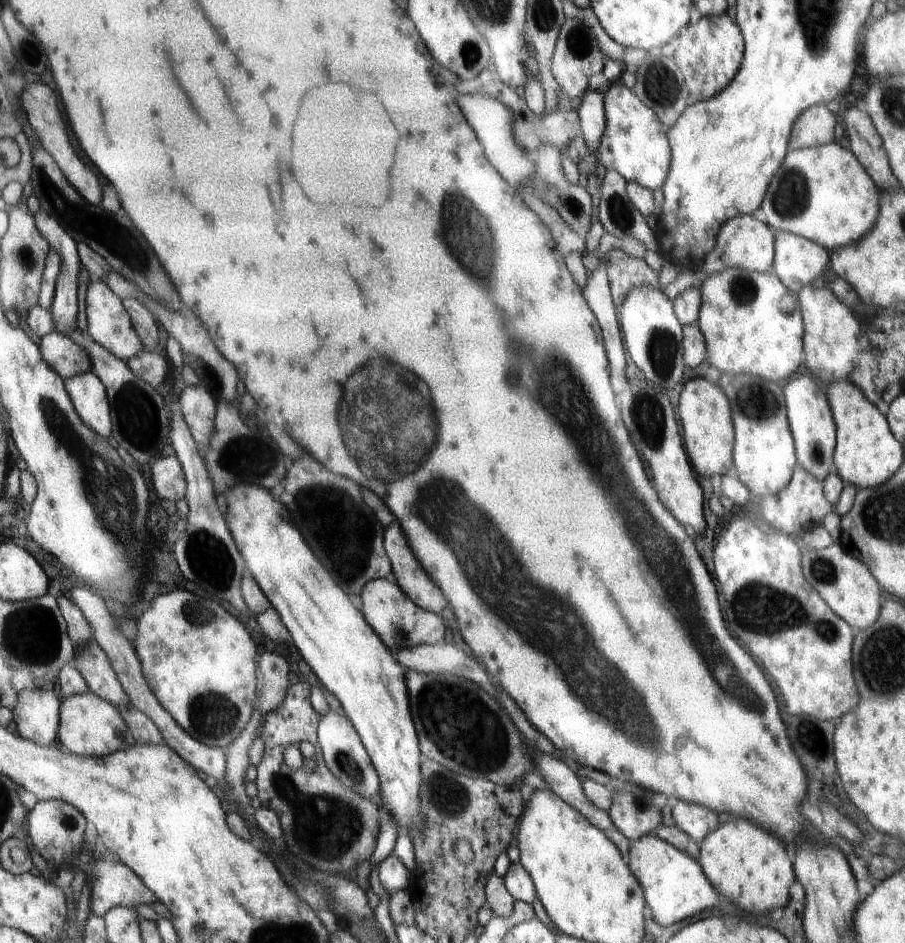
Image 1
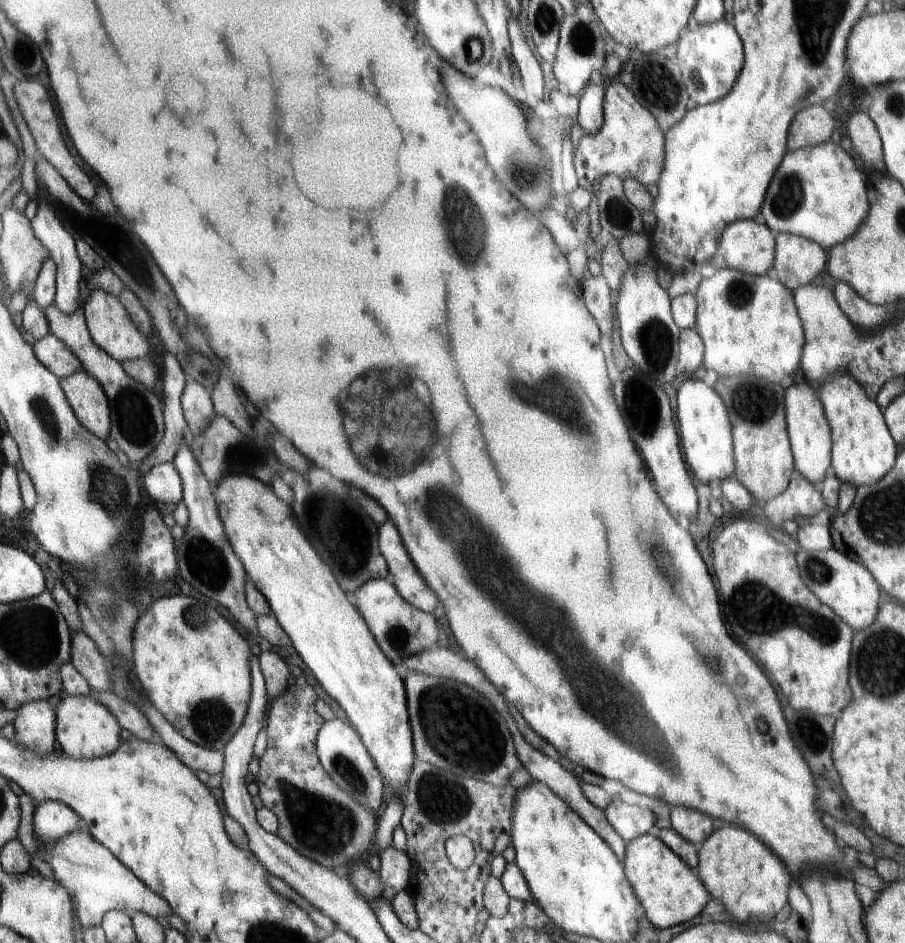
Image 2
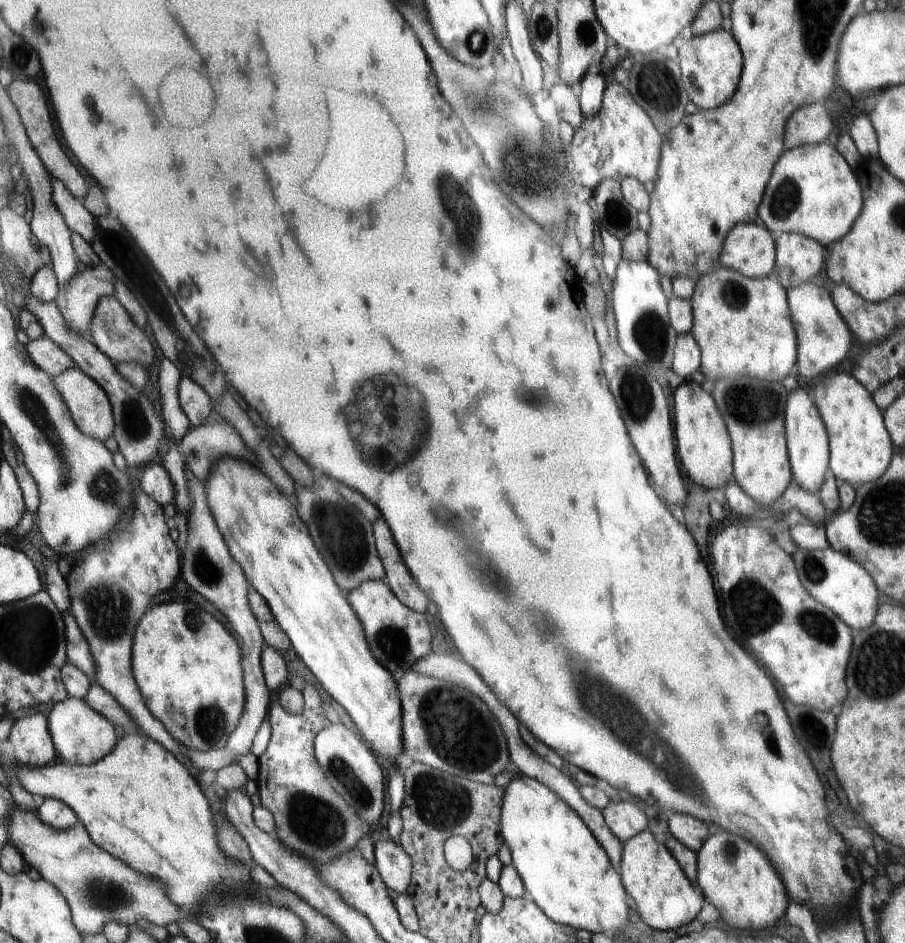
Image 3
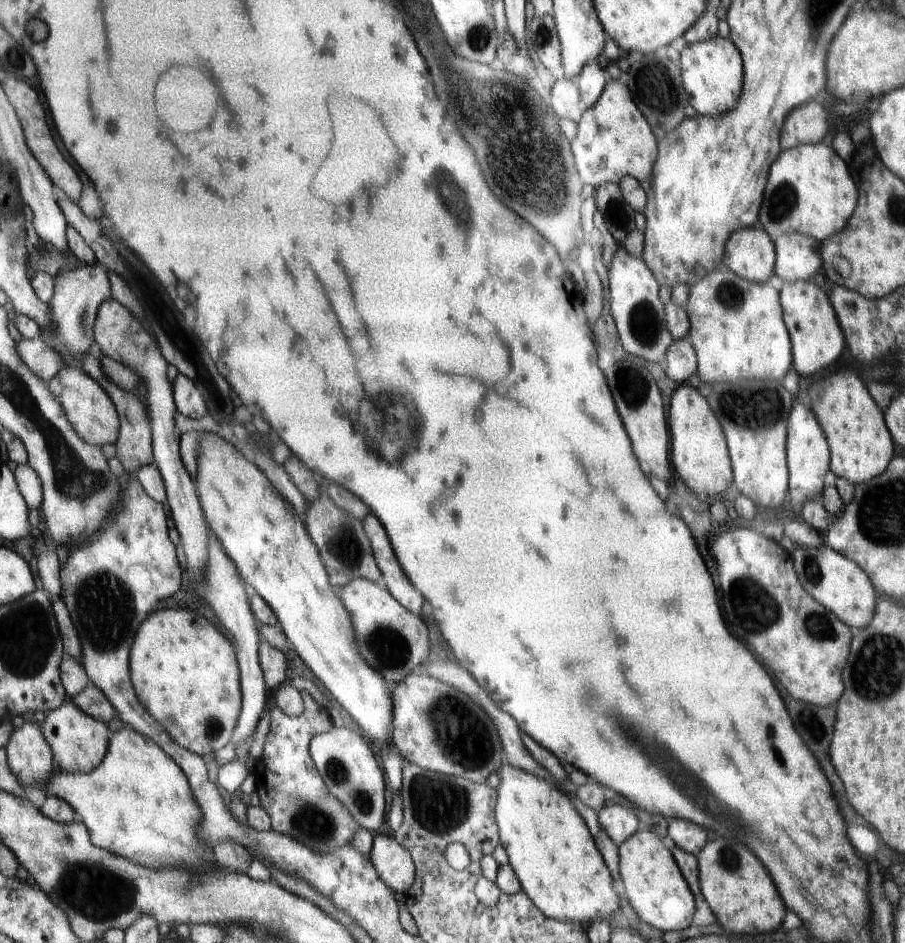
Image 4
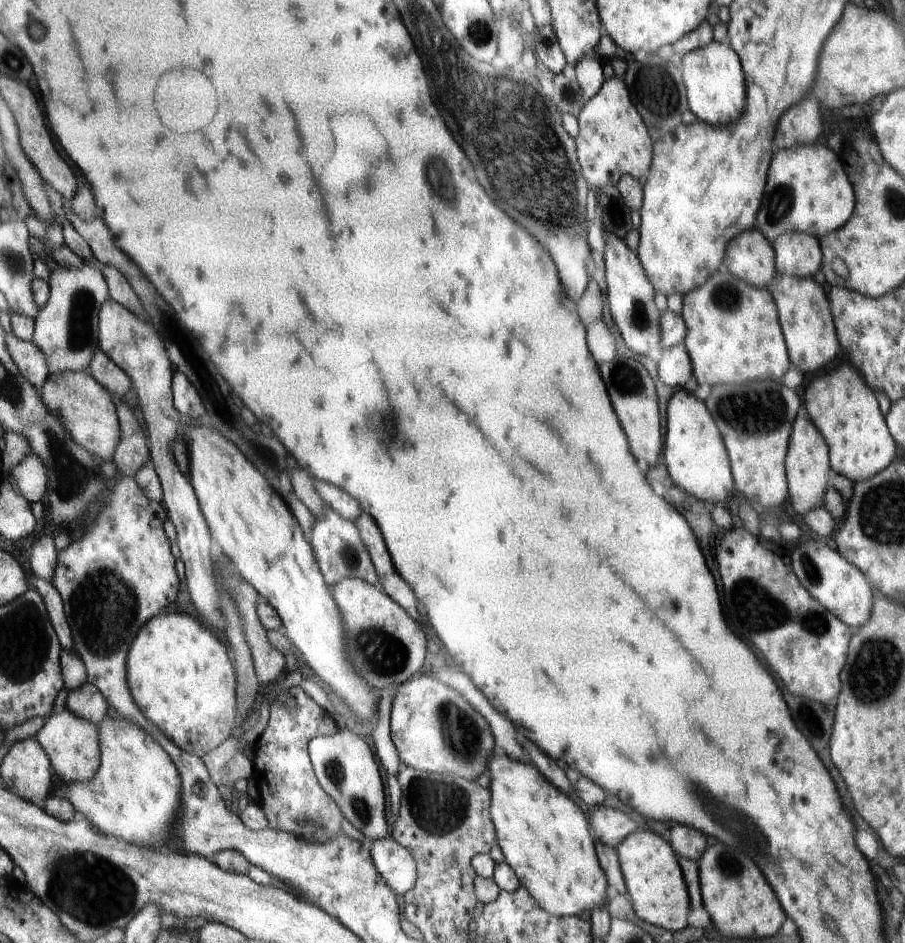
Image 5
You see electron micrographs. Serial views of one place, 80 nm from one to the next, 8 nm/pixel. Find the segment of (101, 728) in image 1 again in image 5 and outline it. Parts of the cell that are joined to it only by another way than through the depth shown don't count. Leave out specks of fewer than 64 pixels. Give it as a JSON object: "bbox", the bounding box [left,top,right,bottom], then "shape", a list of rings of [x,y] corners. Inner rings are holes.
{"bbox":[36,709,103,786],"shape":[[[66,709],[48,718],[36,738],[49,754],[57,774],[66,786],[89,783],[101,769],[103,748],[101,727]]]}

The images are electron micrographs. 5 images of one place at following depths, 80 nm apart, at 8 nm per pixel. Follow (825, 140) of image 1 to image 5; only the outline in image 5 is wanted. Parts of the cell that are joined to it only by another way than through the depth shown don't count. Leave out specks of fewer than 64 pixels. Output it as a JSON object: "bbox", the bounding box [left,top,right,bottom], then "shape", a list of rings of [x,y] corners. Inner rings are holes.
{"bbox":[778,98,820,150],"shape":[[[806,98],[794,105],[794,110],[782,118],[782,126],[778,126],[778,150],[789,149],[790,146],[809,145],[820,136],[820,106],[816,100]]]}

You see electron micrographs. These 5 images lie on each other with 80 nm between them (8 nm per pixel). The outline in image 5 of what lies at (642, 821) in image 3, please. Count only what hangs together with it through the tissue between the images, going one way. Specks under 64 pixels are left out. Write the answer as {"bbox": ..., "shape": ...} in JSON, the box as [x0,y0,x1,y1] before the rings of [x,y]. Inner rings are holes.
{"bbox":[590,806,636,849],"shape":[[[600,806],[590,813],[590,822],[593,824],[597,839],[613,849],[616,849],[630,833],[636,831],[634,820],[630,820],[626,814],[616,812],[612,808]]]}

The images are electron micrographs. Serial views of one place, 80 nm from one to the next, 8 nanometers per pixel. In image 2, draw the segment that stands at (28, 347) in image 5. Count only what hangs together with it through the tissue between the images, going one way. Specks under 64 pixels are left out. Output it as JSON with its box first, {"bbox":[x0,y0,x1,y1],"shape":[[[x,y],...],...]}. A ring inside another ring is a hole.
{"bbox":[34,332,85,379],"shape":[[[52,332],[48,337],[36,340],[34,348],[40,362],[57,374],[58,378],[65,379],[79,370],[85,370],[82,359]]]}

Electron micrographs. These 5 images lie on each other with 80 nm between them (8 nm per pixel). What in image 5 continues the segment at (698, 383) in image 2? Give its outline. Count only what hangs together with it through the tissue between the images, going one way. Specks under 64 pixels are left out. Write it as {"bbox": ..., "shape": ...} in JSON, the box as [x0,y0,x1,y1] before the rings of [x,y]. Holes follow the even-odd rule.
{"bbox":[661,388,735,504],"shape":[[[684,388],[676,389],[667,406],[664,432],[661,456],[674,484],[706,504],[722,504],[735,482],[724,439],[703,401]]]}

